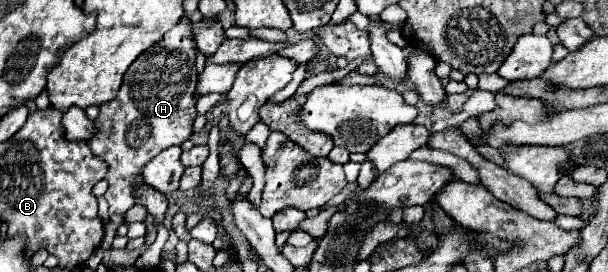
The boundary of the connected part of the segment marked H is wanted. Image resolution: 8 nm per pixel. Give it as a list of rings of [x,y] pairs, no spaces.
[[[177,24],[163,36],[163,40],[159,44],[153,44],[151,48],[147,48],[127,68],[117,98],[111,100],[111,104],[99,106],[101,114],[95,120],[95,124],[99,126],[99,132],[95,134],[95,138],[89,140],[89,146],[95,152],[95,156],[99,156],[101,160],[105,160],[109,164],[109,172],[105,178],[109,182],[109,188],[105,192],[105,198],[109,202],[109,222],[105,224],[105,238],[103,238],[101,250],[111,248],[115,232],[123,224],[123,214],[135,204],[133,182],[143,184],[143,180],[141,180],[143,164],[147,160],[151,160],[153,154],[159,154],[161,150],[167,150],[169,146],[179,146],[181,142],[189,140],[193,134],[193,122],[197,116],[195,90],[197,90],[197,80],[199,80],[197,70],[195,70],[195,60],[197,60],[197,42],[193,36],[193,24]]]

